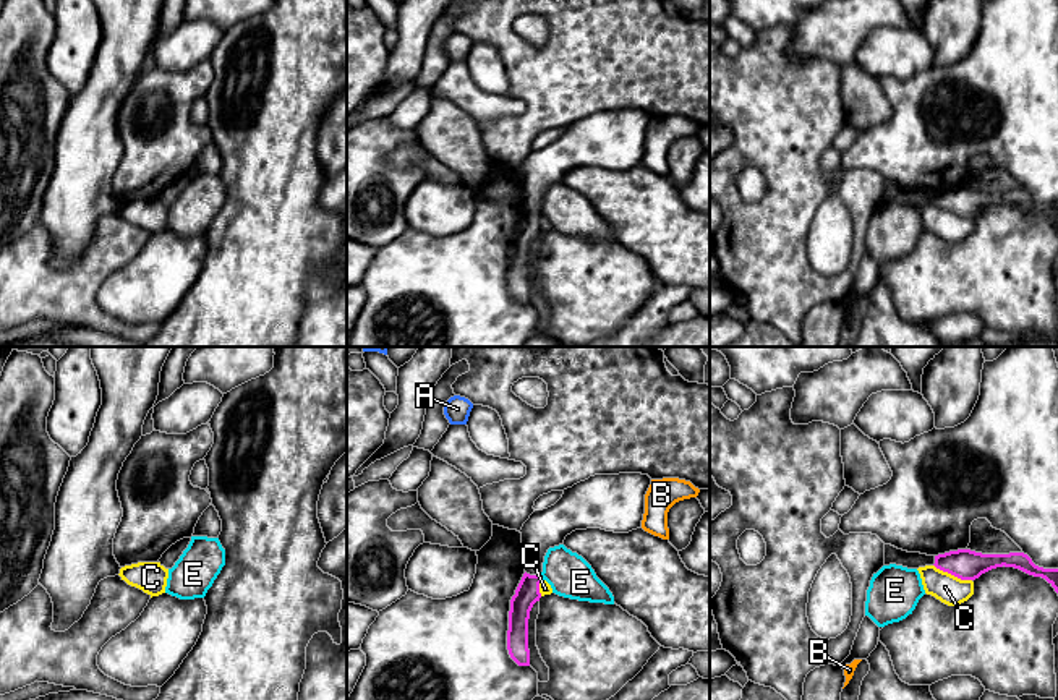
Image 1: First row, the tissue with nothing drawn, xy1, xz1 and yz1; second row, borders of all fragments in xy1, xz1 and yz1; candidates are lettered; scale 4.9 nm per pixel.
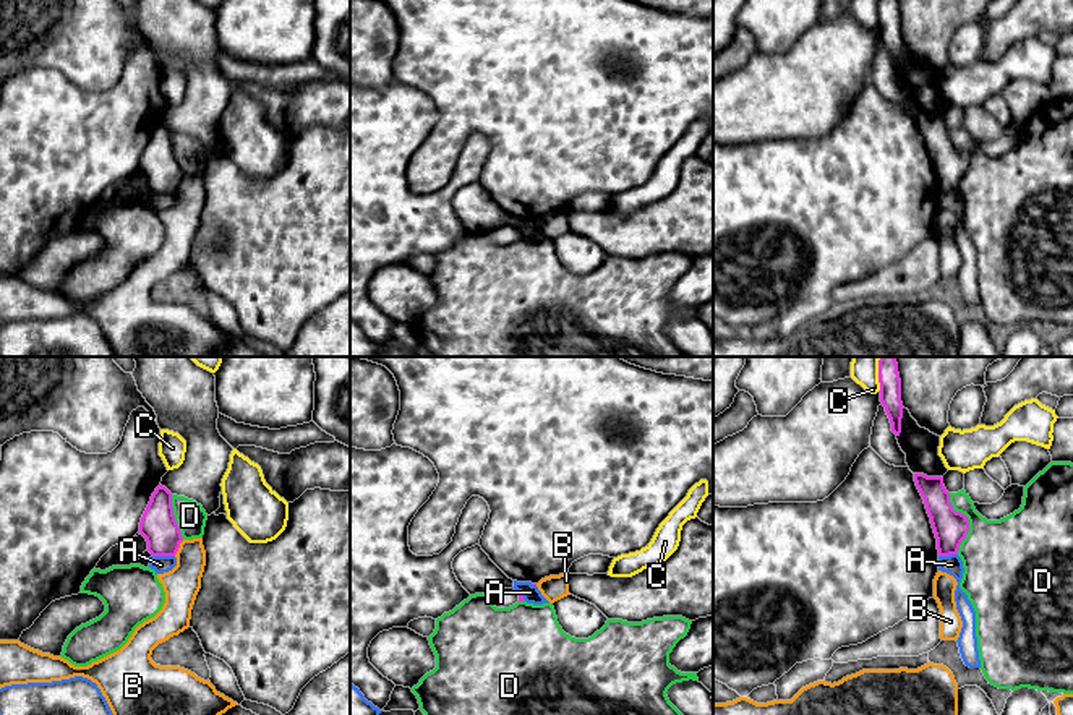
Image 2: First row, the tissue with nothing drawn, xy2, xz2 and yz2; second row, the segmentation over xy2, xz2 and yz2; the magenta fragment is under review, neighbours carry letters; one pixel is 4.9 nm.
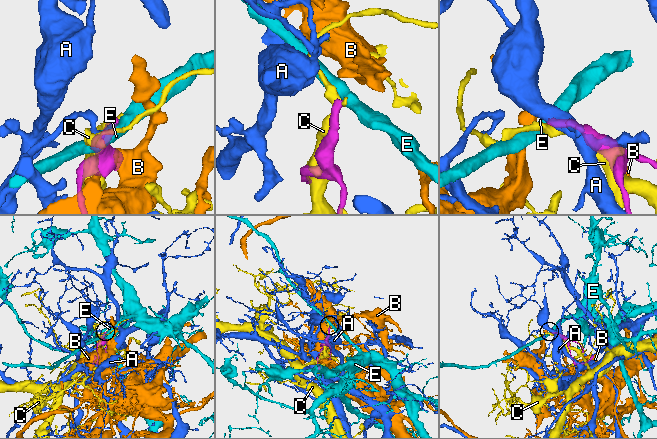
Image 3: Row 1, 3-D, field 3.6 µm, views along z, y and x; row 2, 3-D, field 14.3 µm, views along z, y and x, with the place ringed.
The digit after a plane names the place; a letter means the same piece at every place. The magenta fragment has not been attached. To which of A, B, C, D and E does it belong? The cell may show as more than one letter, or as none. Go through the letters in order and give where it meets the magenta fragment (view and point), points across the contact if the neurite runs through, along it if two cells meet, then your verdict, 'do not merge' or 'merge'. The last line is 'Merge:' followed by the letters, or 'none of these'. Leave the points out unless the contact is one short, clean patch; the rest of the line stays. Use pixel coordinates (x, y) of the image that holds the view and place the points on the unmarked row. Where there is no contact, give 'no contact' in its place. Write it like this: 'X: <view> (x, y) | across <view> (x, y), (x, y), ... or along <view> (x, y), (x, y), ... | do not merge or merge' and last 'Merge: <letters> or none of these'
A: xy2 (164, 192) | along xy2 (153, 192), (174, 193) | do not merge
B: xy2 (179, 184) | along xy2 (183, 177), (174, 192) | do not merge
C: yz1 (953, 211) | do not merge
D: yz2 (968, 159) | do not merge
E: xz1 (541, 214) | along xz1 (540, 213), (543, 216) | do not merge
Merge: none of these

